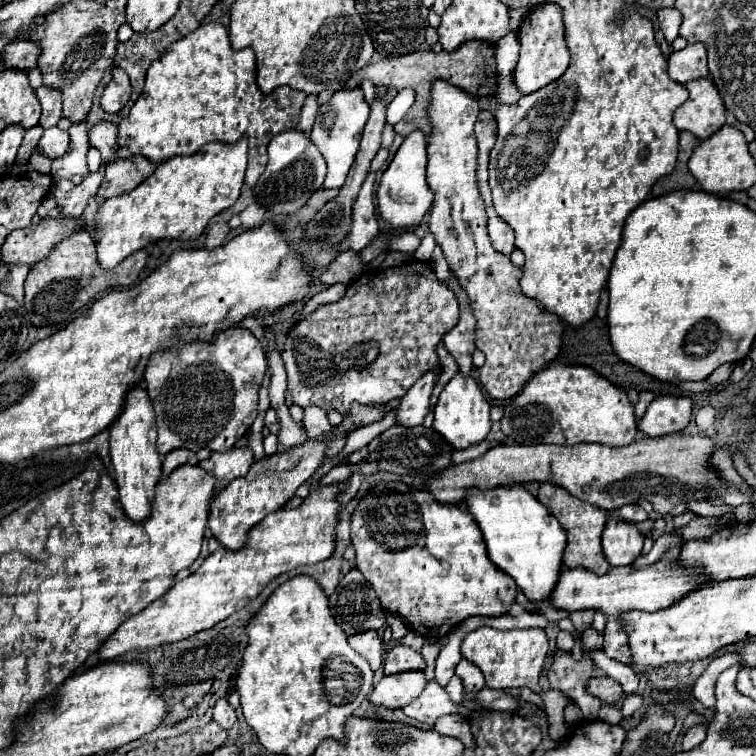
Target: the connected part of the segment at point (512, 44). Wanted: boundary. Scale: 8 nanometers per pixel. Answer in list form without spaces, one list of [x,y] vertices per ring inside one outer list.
[[[509,33],[507,37],[497,41],[497,69],[499,75],[513,75],[513,67],[517,65],[517,55],[519,55],[519,43],[517,43],[517,33]]]

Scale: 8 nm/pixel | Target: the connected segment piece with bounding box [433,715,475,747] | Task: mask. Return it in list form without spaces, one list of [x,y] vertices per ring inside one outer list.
[[[443,715],[443,717],[437,719],[433,729],[437,733],[441,733],[441,735],[449,735],[449,737],[461,739],[461,743],[465,747],[473,747],[475,745],[473,735],[469,735],[469,723],[461,715]]]

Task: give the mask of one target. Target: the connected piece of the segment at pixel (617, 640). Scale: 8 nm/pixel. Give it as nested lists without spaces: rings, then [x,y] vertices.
[[[683,543],[671,547],[659,561],[655,561],[645,569],[637,569],[633,573],[627,573],[627,567],[613,567],[607,575],[599,577],[587,569],[563,569],[549,603],[565,611],[583,611],[583,609],[601,611],[607,617],[603,653],[609,655],[611,659],[617,659],[619,663],[631,665],[629,639],[625,629],[621,629],[621,613],[631,609],[637,609],[637,611],[667,609],[675,601],[681,601],[689,591],[695,591],[697,587],[705,585],[705,579],[697,579],[695,571],[689,571],[689,567],[681,567],[681,563],[675,563],[677,551],[681,551],[681,547]]]

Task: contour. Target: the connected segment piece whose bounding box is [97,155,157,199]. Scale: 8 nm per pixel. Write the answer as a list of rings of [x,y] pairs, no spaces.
[[[135,155],[133,159],[119,159],[115,163],[107,163],[105,181],[101,183],[97,197],[109,199],[109,197],[123,195],[133,187],[137,187],[143,179],[147,179],[155,169],[157,165],[141,155]]]

